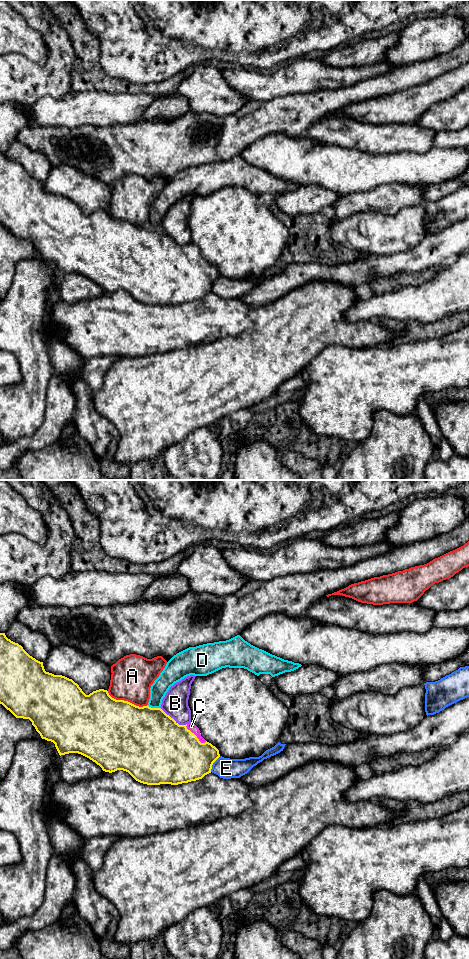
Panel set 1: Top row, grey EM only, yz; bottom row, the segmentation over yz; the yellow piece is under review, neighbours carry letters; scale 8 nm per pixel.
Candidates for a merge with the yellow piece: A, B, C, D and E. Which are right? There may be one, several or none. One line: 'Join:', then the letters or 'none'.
Join: C

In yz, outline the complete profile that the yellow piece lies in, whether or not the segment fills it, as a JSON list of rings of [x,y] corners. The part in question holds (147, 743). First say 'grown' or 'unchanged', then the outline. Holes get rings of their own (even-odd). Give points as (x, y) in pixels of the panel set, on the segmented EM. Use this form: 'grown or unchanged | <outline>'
grown | [[[0,633],[0,704],[9,710],[16,718],[29,719],[42,739],[55,744],[60,756],[69,753],[78,753],[95,762],[105,772],[112,773],[117,770],[123,770],[128,772],[136,781],[147,785],[178,785],[202,779],[205,775],[211,773],[213,763],[220,757],[219,750],[201,736],[199,728],[193,722],[186,725],[179,725],[161,708],[151,708],[148,705],[139,707],[128,701],[116,700],[104,689],[99,689],[86,695],[72,679],[46,672],[43,662],[30,656],[21,645],[8,639],[5,633]]]

